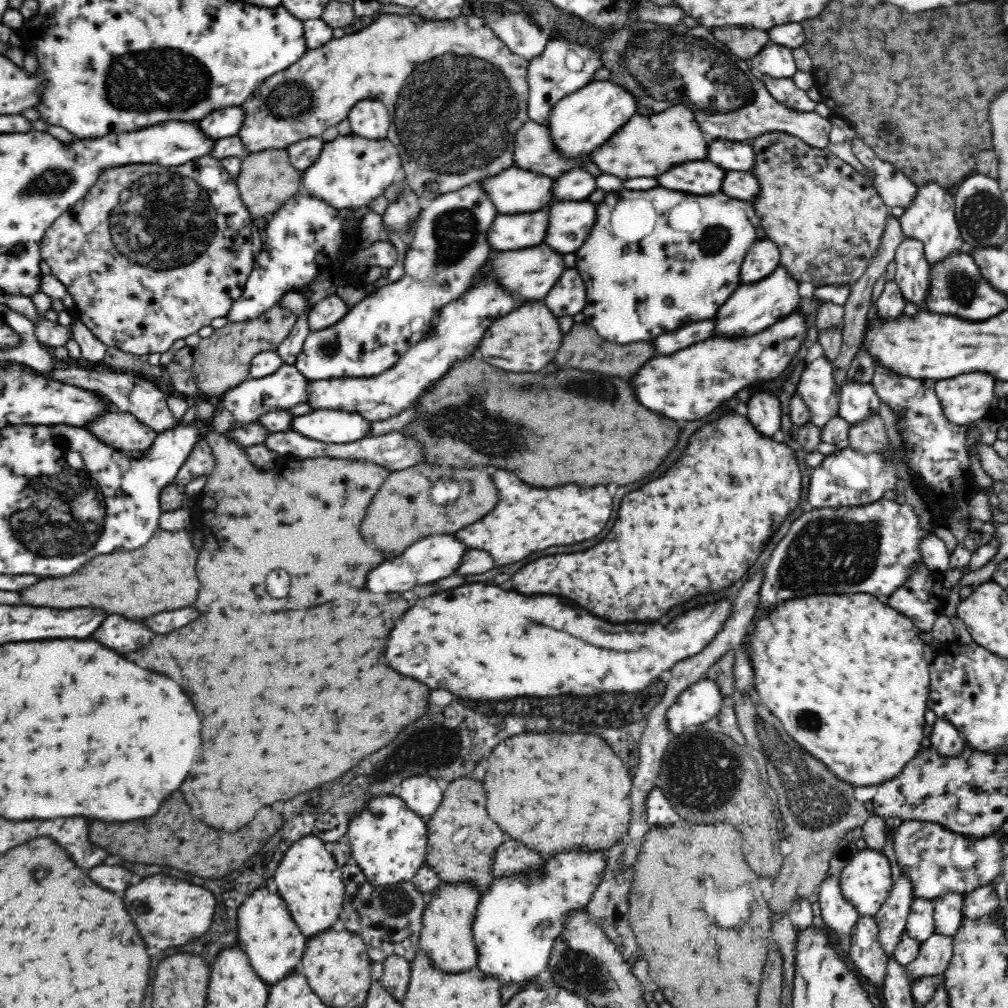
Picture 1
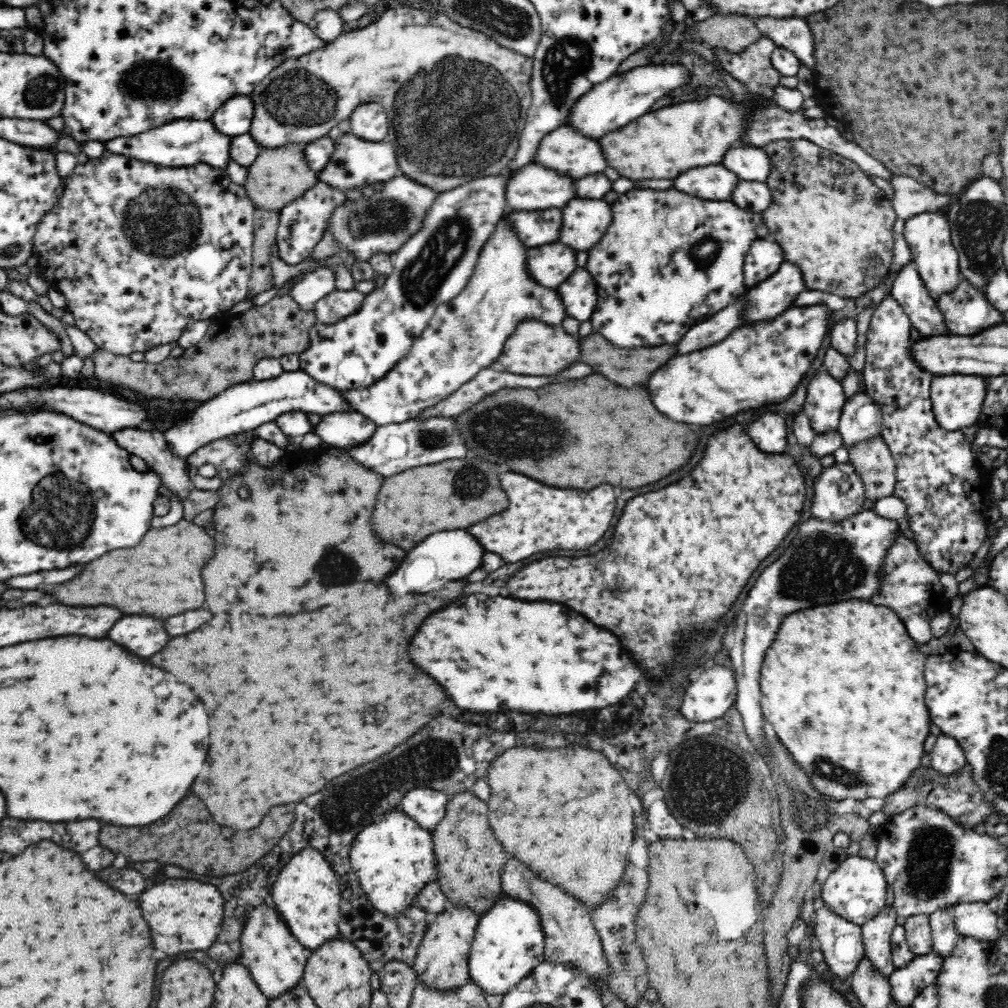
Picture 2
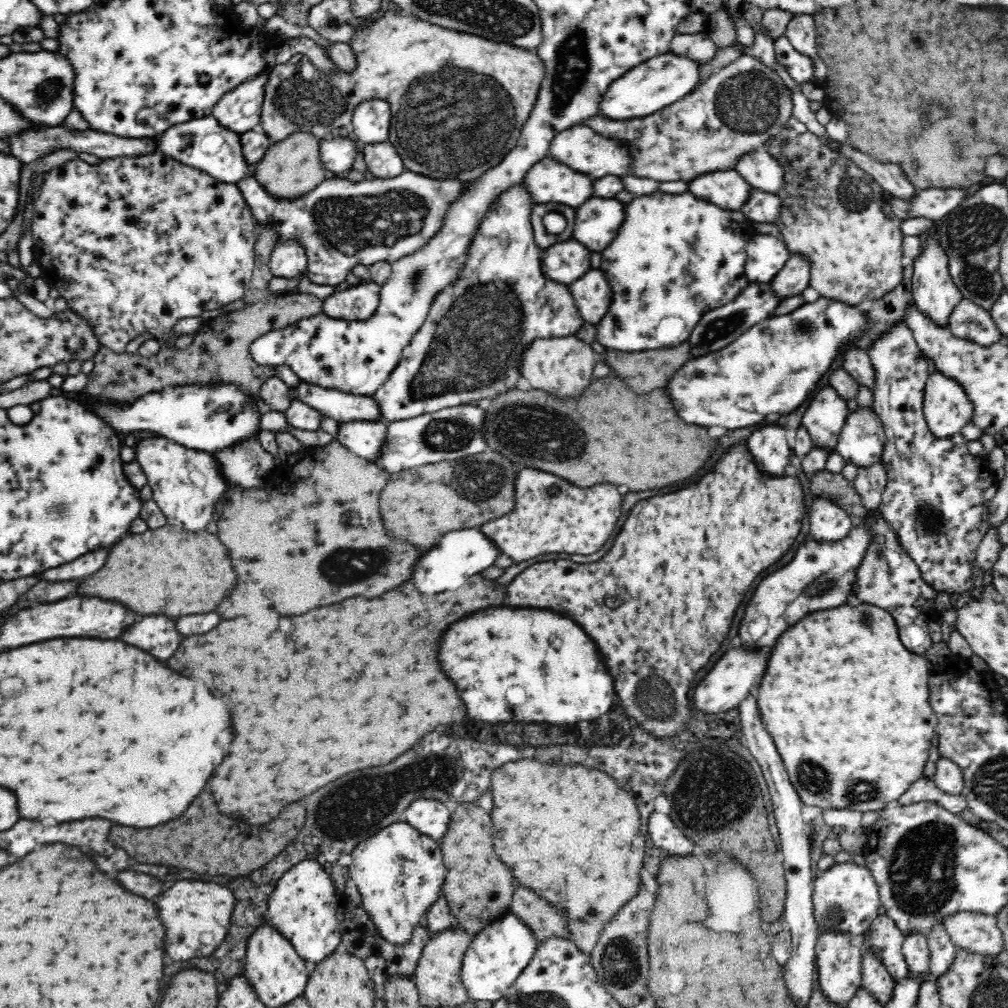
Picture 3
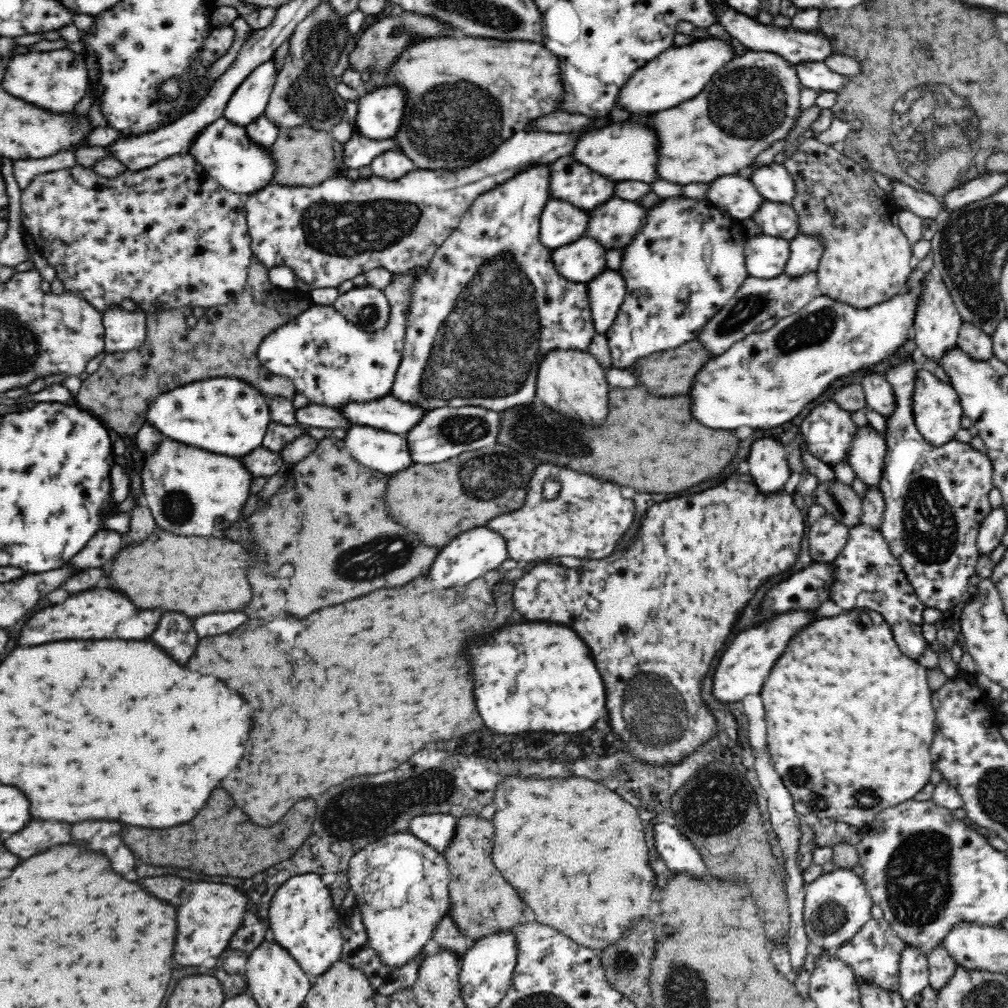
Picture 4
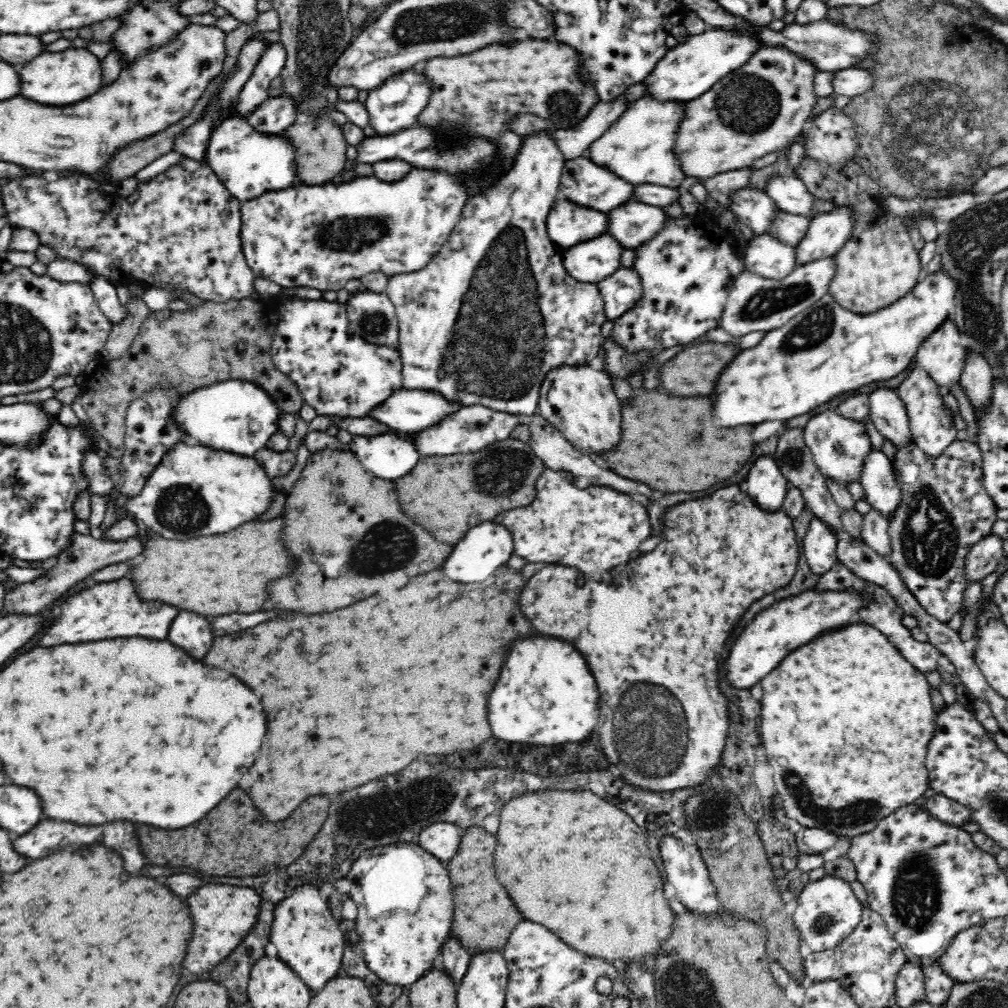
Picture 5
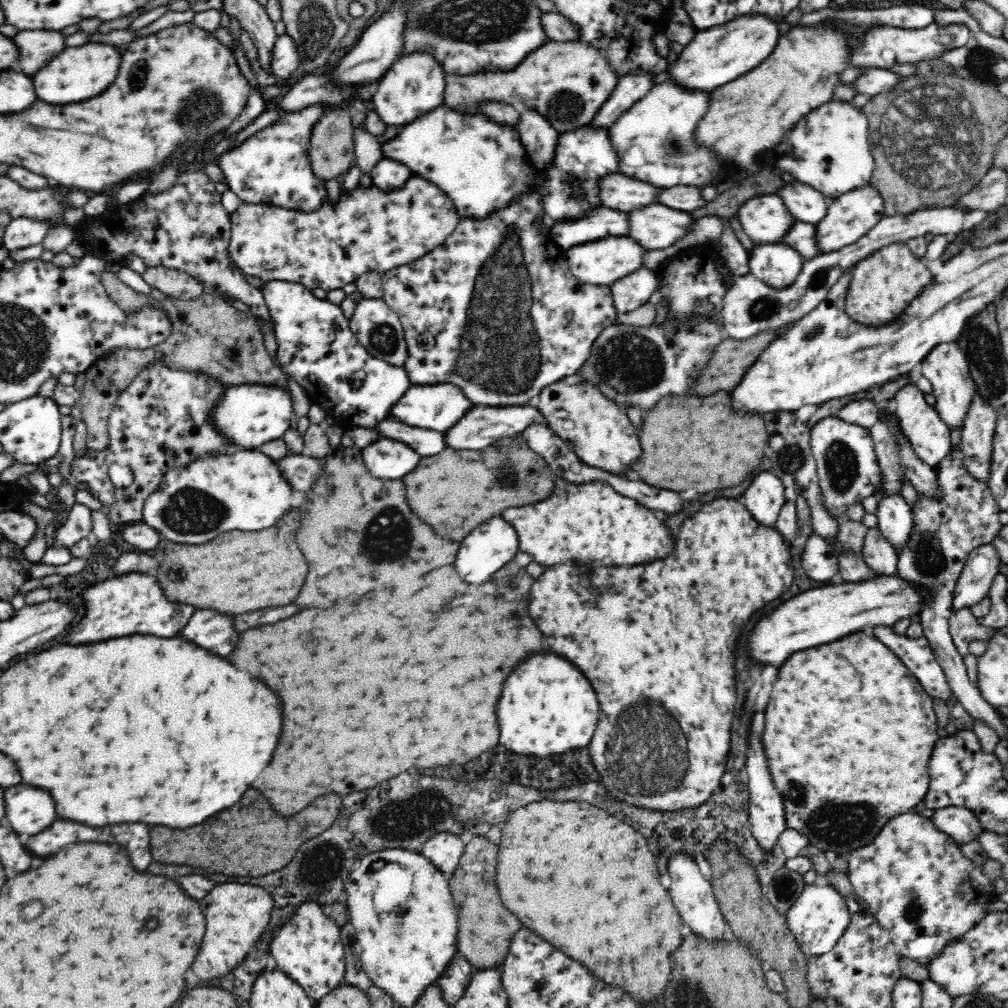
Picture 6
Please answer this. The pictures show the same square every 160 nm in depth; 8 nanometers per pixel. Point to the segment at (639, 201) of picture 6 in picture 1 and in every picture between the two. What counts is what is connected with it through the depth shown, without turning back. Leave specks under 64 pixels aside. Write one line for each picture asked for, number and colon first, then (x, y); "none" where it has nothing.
1: (513, 191)
2: (535, 187)
3: (549, 181)
4: (571, 181)
5: (583, 182)

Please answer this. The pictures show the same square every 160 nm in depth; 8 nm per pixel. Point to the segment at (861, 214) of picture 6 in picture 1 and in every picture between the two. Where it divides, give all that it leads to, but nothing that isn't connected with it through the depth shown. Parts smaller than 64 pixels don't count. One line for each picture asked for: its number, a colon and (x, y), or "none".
1: (752, 307)
2: (771, 297)
3: (794, 276)
4: (806, 250)
5: (827, 233)

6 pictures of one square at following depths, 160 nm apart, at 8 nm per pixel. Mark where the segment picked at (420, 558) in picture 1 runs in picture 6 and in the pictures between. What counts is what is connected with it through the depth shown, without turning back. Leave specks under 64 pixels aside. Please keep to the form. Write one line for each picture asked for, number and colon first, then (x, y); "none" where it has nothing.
2: (444, 556)
3: (461, 554)
4: (471, 555)
5: (483, 550)
6: (494, 543)

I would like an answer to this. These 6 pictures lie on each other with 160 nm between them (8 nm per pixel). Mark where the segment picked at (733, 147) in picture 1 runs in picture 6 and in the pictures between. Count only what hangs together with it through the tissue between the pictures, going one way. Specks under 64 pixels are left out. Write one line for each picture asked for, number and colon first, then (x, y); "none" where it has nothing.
2: (751, 163)
3: (763, 172)
4: (774, 183)
5: (791, 195)
6: (805, 203)

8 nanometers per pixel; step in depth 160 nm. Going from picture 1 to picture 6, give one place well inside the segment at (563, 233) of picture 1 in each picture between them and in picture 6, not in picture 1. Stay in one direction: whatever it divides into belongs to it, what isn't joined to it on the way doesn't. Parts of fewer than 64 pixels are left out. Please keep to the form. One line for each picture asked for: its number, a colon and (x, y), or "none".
2: (585, 222)
3: (597, 223)
4: (615, 225)
5: (635, 223)
6: (656, 227)

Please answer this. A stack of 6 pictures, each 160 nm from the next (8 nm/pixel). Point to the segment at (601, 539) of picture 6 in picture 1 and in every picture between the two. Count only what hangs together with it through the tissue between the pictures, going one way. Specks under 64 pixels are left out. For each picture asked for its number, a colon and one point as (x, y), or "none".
1: (527, 519)
2: (529, 526)
3: (534, 527)
4: (586, 520)
5: (560, 526)

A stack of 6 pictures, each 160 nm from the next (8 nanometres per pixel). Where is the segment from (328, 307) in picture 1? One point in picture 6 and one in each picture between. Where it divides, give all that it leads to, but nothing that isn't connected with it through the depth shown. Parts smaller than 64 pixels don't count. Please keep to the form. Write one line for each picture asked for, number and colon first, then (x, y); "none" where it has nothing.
2: (339, 304)
3: (359, 302)
4: (368, 308)
5: (372, 316)
6: (377, 327)

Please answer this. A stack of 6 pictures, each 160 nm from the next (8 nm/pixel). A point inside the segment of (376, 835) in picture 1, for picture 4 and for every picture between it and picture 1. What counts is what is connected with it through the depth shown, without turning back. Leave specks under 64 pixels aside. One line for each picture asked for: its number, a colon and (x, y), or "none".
2: (394, 859)
3: (399, 871)
4: (401, 884)

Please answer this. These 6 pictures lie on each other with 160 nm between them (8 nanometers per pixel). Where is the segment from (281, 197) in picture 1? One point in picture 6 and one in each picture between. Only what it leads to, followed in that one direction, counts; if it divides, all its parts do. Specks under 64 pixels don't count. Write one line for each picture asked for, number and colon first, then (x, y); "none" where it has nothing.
2: (278, 176)
3: (292, 167)
4: (304, 156)
5: (320, 146)
6: (332, 153)

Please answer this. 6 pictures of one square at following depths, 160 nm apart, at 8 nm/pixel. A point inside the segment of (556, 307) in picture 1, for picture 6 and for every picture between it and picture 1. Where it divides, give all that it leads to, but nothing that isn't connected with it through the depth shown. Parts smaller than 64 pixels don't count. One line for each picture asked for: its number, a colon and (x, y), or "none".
2: (579, 293)
3: (592, 293)
4: (606, 291)
5: (621, 291)
6: (630, 292)

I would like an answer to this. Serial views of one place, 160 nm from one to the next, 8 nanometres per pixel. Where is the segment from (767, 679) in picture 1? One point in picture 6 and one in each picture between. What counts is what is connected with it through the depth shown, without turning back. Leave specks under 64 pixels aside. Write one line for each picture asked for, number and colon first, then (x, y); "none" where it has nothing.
2: (843, 685)
3: (847, 705)
4: (850, 720)
5: (846, 721)
6: (848, 737)

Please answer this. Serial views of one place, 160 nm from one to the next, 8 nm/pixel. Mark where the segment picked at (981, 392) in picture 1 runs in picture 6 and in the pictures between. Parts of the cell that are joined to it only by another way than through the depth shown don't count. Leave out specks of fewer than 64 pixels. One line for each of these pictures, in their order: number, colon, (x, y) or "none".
2: (957, 400)
3: (946, 407)
4: (936, 408)
5: (932, 428)
6: (927, 434)

